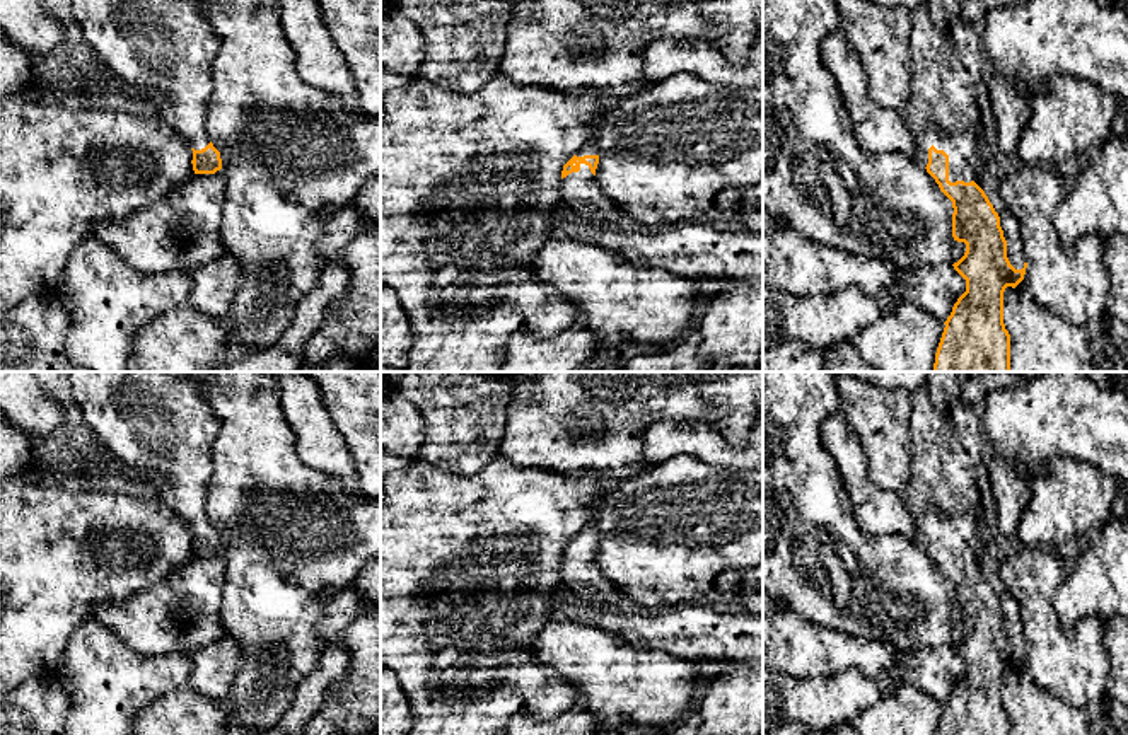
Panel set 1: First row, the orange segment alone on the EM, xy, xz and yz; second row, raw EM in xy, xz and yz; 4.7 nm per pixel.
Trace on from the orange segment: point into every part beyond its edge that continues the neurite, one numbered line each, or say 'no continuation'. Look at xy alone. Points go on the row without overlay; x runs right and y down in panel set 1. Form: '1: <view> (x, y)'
1: xy (154, 422)

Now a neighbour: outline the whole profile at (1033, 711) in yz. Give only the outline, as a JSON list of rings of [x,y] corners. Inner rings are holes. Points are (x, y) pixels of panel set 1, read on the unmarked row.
[[[1024,662],[1003,674],[1003,706],[1010,735],[1128,735],[1128,708],[1096,701],[1084,708],[1041,691],[1027,677]]]

